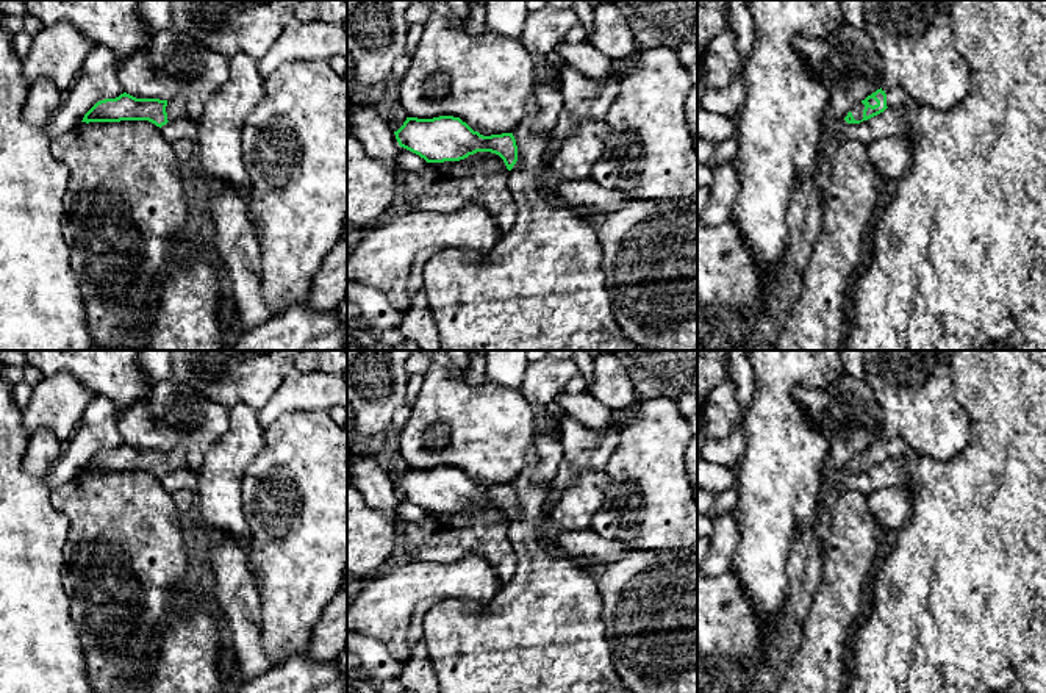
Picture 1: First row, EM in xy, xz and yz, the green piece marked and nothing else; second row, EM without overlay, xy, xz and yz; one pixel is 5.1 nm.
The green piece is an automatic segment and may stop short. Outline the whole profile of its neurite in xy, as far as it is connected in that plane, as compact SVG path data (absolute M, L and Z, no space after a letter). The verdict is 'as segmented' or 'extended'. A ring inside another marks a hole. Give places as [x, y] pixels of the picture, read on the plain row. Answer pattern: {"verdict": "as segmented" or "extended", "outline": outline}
{"verdict": "extended", "outline": "M124 443L116 449L97 452L81 472L149 471L161 479L178 468L188 468L181 447L167 452L159 449L136 449Z"}

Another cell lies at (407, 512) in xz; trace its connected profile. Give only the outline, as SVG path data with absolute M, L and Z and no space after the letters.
M402 497L396 505L396 515L400 522L422 522L427 516L427 512Z

